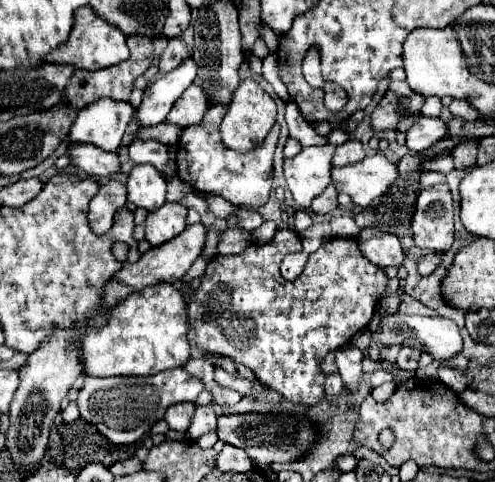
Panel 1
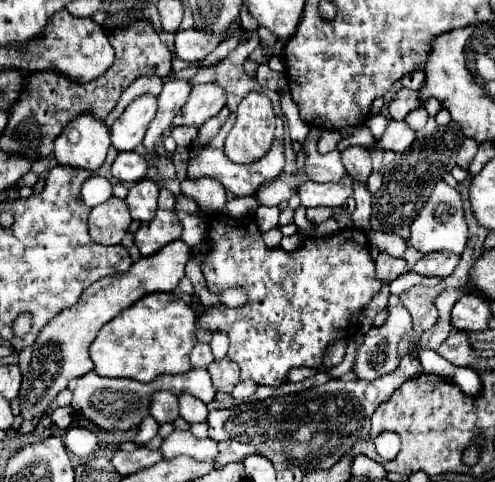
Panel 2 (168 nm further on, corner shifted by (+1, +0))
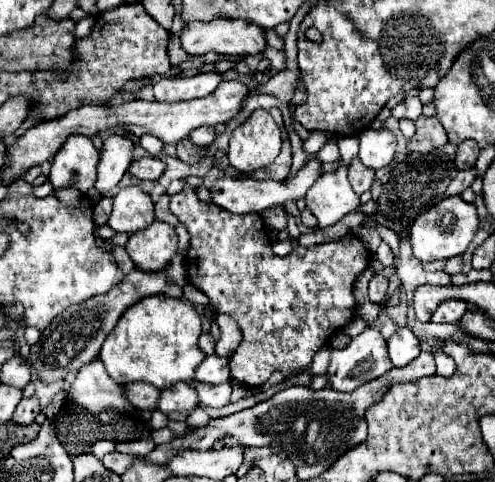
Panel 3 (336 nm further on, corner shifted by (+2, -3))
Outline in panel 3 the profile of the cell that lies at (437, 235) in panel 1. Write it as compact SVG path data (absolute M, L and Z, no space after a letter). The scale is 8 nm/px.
M453 196L437 204L433 210L423 212L415 224L411 226L411 246L415 258L421 262L431 262L431 260L449 260L453 256L459 256L467 250L469 242L473 240L475 232L479 228L479 216L473 204L467 204L461 196Z

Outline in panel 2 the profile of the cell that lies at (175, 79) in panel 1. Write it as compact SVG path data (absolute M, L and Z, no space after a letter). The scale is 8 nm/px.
M146 93L134 99L112 125L112 145L118 151L134 151L142 143L148 125L156 117L156 111L158 111L156 95Z

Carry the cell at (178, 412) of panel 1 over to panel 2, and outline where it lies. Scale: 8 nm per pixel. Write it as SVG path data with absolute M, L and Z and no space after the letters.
M156 393L152 397L152 413L150 413L158 423L174 423L180 413L178 413L178 397L172 393Z

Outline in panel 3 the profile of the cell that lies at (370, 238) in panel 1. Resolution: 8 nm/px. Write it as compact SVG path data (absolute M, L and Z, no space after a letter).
M377 274L369 284L369 300L371 302L383 302L385 294L387 294L387 278Z

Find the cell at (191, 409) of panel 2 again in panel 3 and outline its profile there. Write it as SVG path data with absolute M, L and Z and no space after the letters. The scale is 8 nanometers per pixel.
M177 382L177 384L169 386L169 388L163 388L161 396L159 396L159 402L157 402L157 408L163 414L193 412L197 406L199 406L197 392L187 382Z

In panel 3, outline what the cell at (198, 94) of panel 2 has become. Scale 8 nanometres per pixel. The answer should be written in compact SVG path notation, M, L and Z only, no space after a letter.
M223 80L223 84L219 84L219 88L215 92L211 92L209 96L193 98L193 100L185 100L185 102L177 102L177 104L133 100L133 102L125 102L121 106L81 106L61 118L47 120L45 124L41 122L41 124L29 128L11 148L7 148L9 164L5 164L1 168L3 184L11 184L13 180L17 180L17 176L21 176L21 172L29 170L31 166L51 160L59 152L59 148L67 142L67 138L73 134L83 134L83 136L93 138L99 132L105 132L111 128L121 128L123 132L131 132L135 136L151 134L151 136L159 138L161 142L175 144L177 140L187 138L193 128L217 126L217 124L227 124L229 120L233 120L243 110L243 102L245 102L247 94L249 94L249 90L243 82Z

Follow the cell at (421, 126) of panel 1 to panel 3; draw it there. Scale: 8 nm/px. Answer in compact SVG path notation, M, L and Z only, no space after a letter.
M363 130L361 136L361 148L359 148L359 160L367 168L383 168L389 166L389 162L395 156L395 136L389 130Z

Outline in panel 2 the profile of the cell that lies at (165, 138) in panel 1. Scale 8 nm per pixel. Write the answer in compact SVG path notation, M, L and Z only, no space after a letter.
M172 127L172 137L180 147L190 147L196 133L198 133L196 127Z

